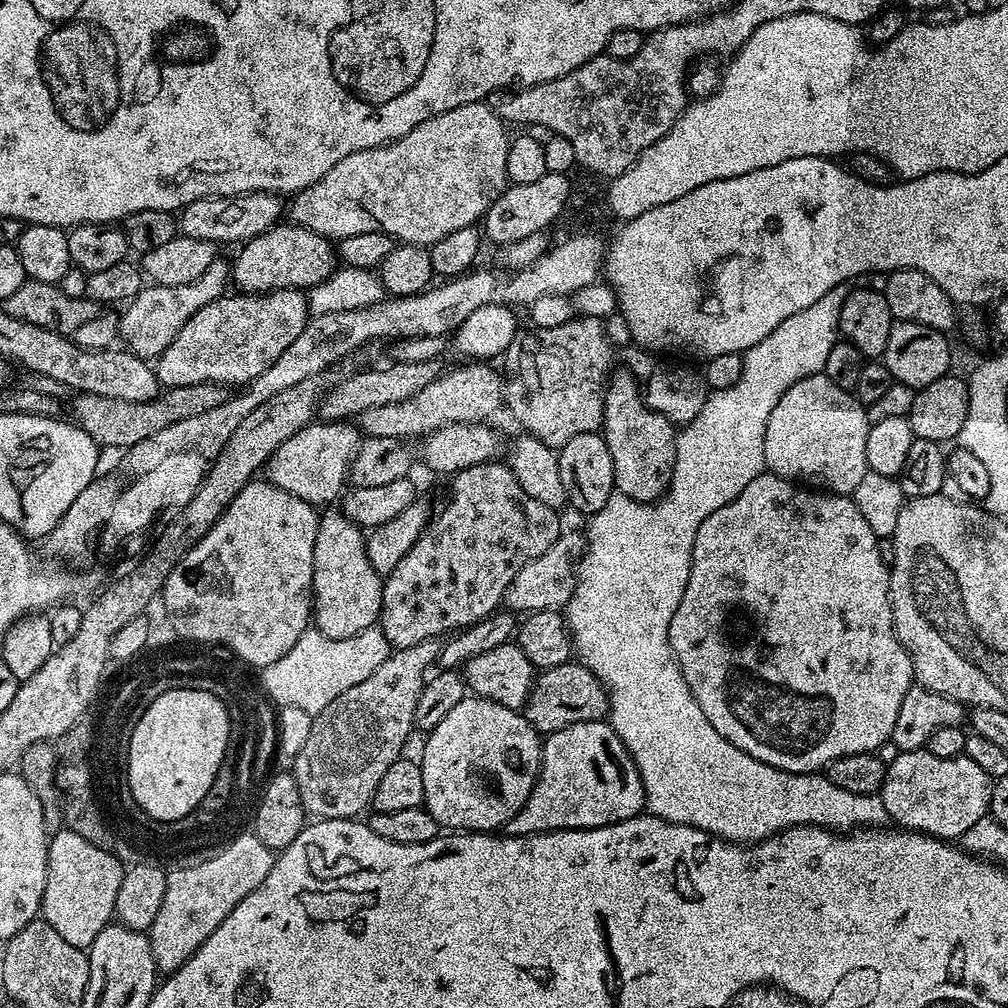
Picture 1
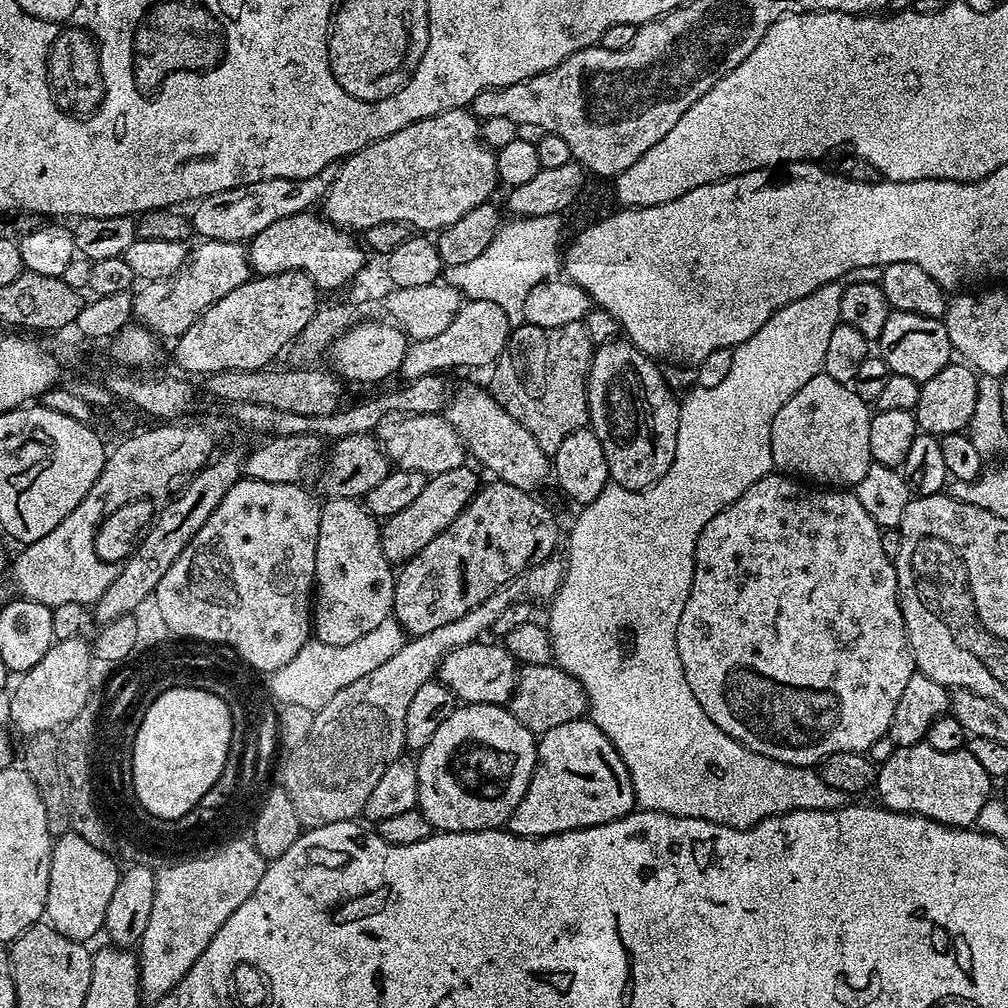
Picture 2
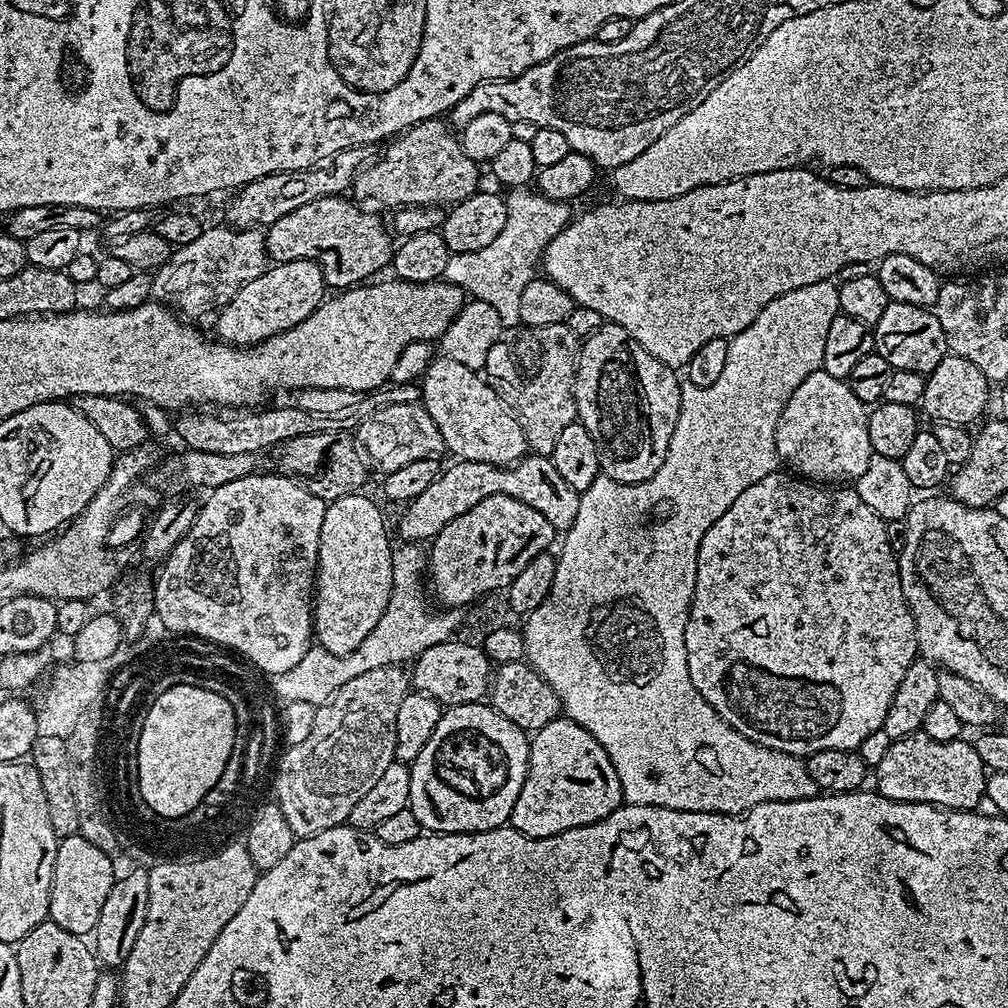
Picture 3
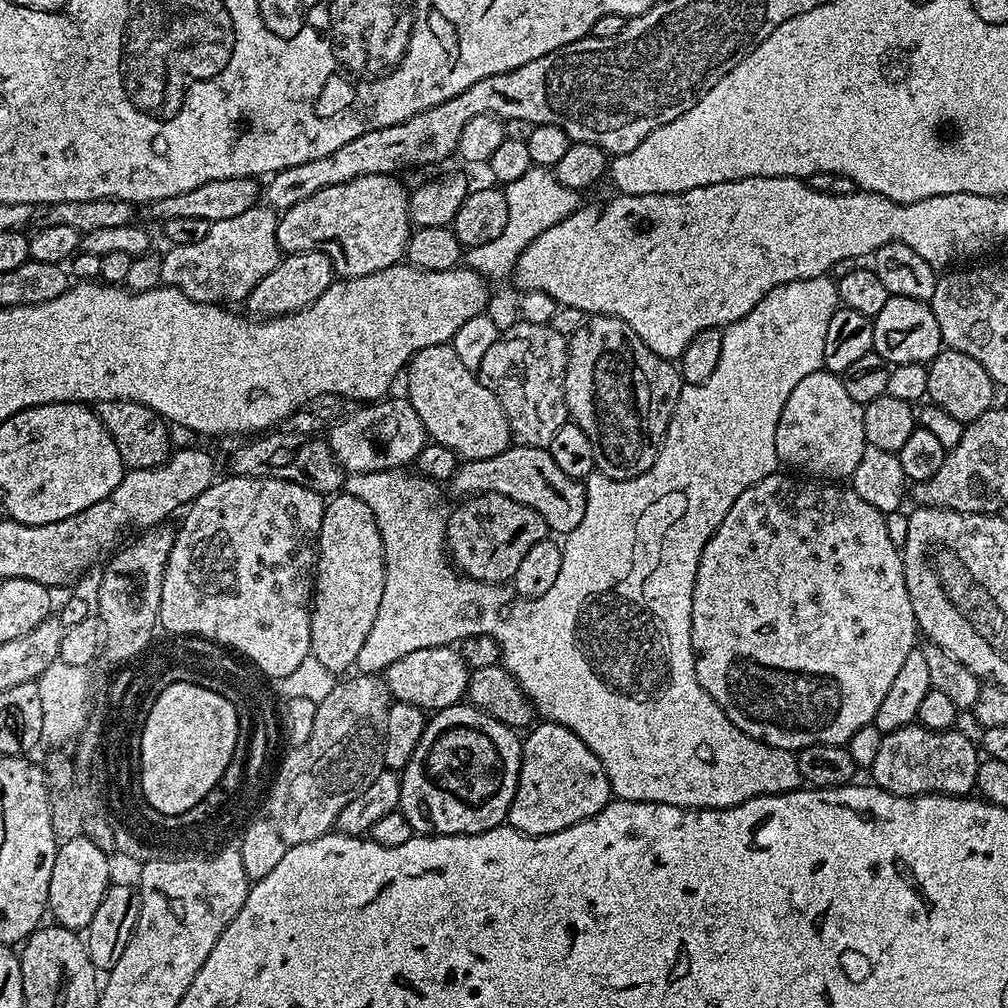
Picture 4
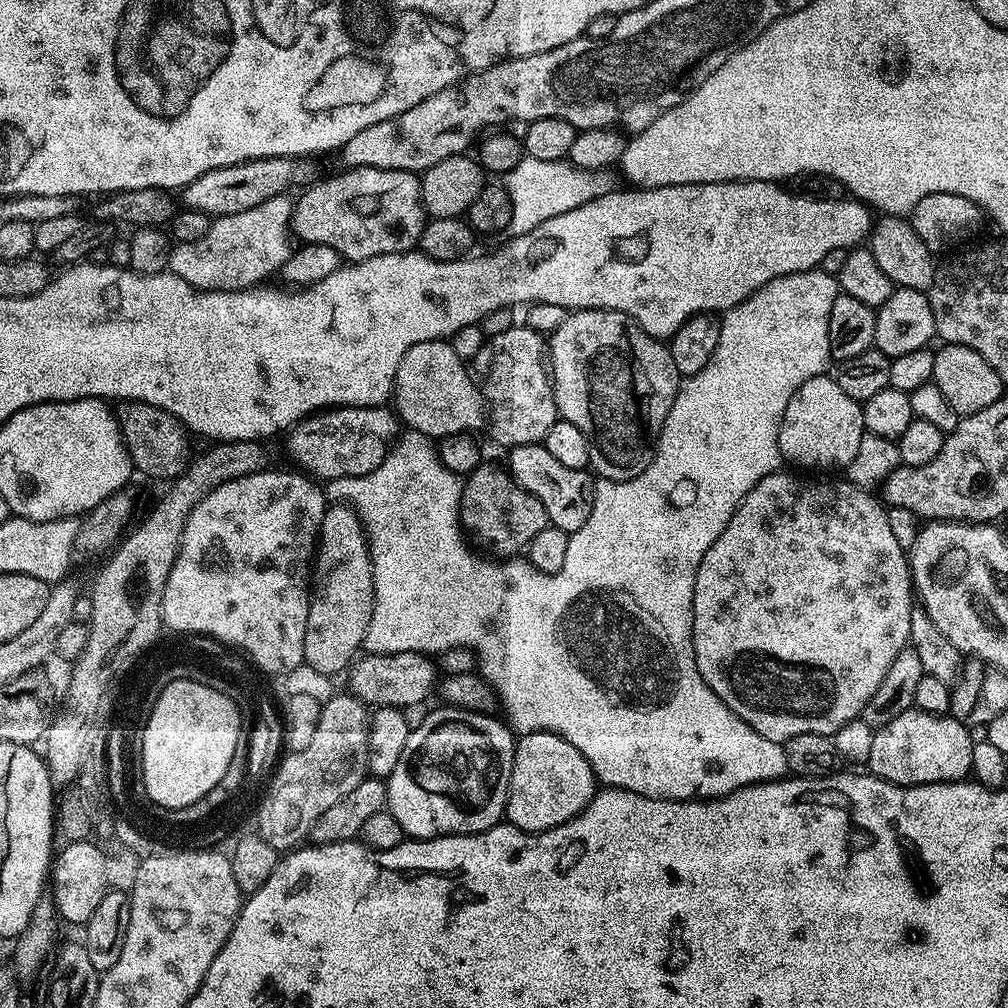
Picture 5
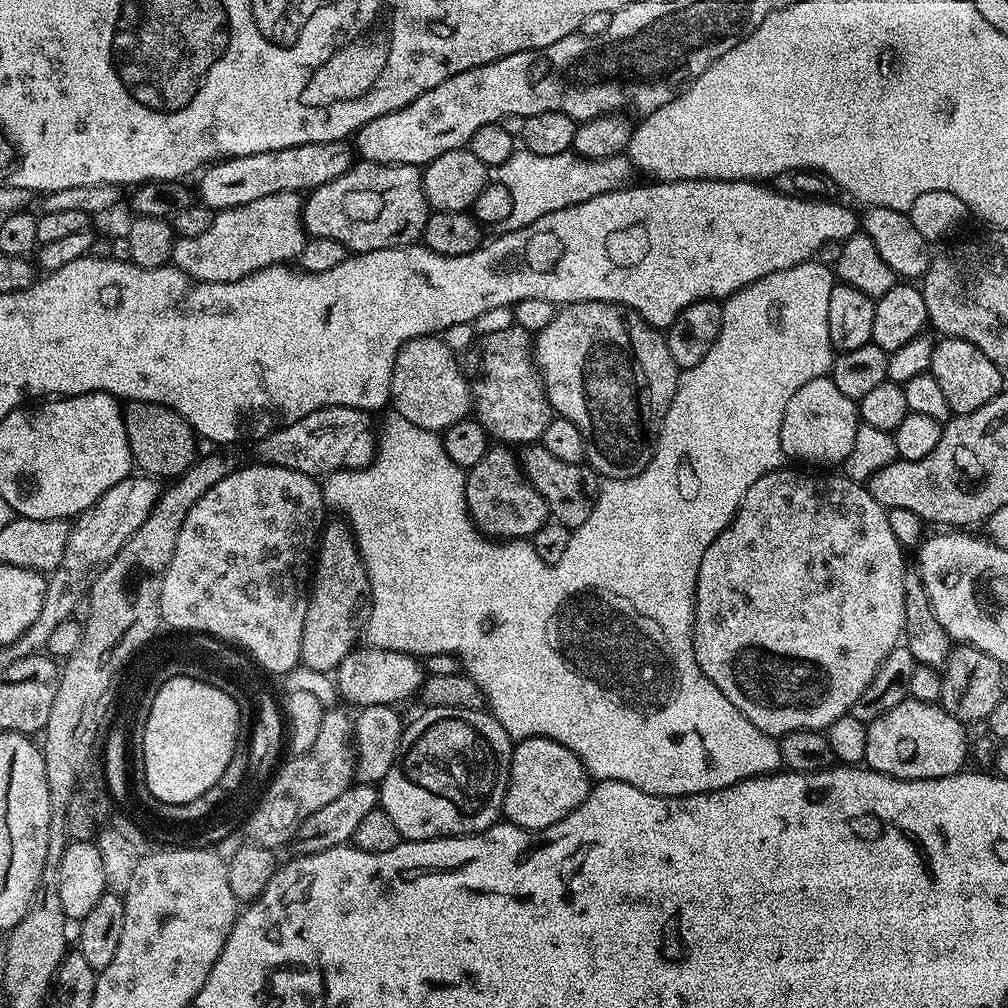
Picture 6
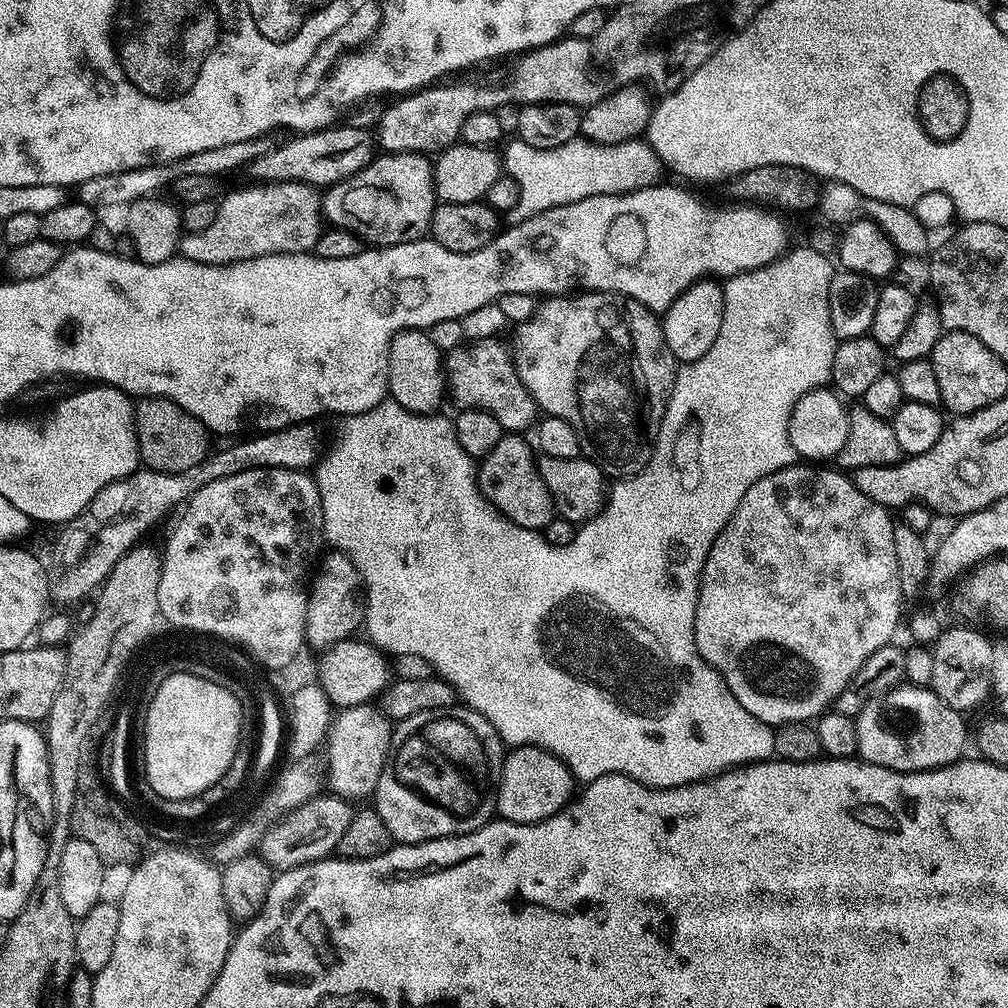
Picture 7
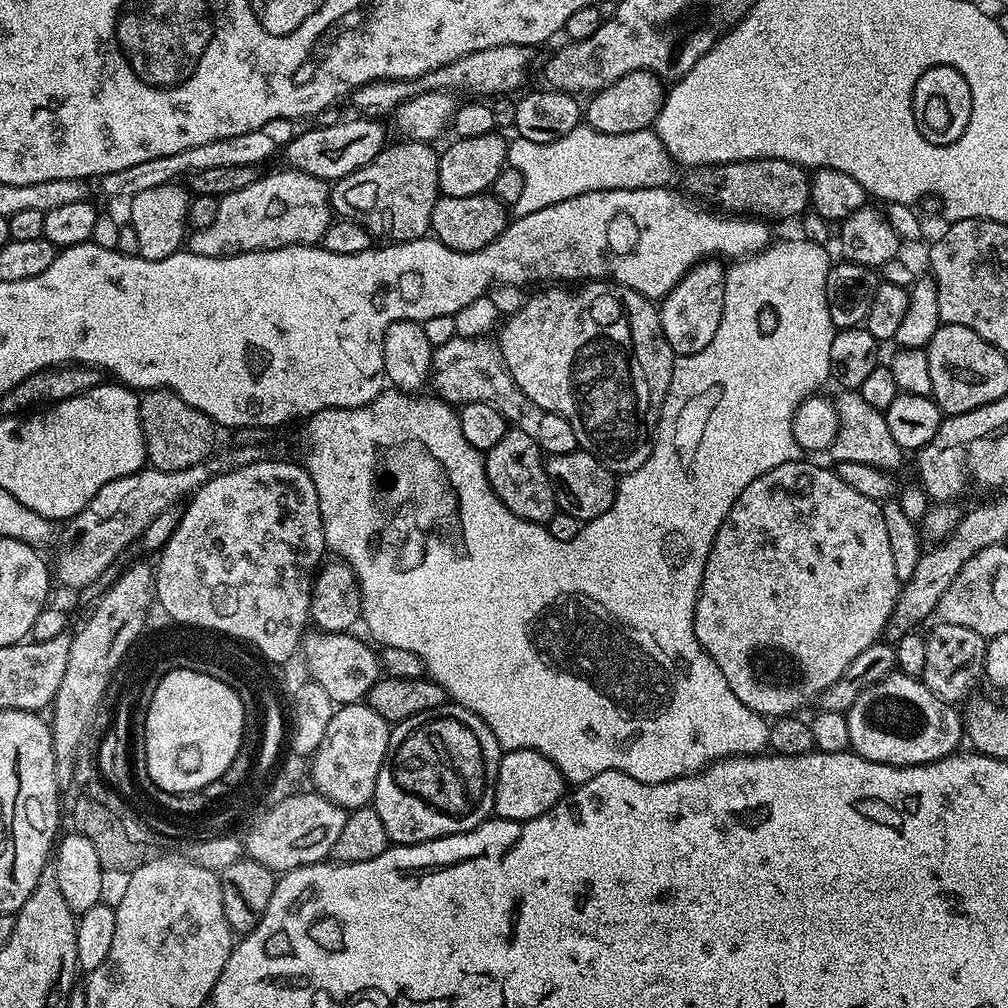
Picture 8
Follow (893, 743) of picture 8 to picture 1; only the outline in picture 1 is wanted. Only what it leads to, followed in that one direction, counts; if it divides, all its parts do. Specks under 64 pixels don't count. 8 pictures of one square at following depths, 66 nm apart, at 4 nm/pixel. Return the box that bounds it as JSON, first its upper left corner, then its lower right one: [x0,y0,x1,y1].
[878,747,993,842]

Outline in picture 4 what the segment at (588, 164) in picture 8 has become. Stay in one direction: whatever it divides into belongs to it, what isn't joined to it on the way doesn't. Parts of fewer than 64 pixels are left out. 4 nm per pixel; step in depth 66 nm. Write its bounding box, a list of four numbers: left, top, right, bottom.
[462,167,581,278]

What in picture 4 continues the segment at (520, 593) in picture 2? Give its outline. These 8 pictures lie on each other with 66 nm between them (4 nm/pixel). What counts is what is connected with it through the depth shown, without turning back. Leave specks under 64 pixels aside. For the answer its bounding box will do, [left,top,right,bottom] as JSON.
[268,674,390,846]

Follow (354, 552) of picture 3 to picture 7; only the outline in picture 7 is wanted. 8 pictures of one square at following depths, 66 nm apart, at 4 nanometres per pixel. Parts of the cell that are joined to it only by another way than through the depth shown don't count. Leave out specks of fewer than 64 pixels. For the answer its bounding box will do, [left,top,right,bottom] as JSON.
[304,550,366,652]

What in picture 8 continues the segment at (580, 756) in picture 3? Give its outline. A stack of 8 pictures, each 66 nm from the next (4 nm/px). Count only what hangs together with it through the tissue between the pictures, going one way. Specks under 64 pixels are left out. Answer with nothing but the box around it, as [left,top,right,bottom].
[494,748,566,820]

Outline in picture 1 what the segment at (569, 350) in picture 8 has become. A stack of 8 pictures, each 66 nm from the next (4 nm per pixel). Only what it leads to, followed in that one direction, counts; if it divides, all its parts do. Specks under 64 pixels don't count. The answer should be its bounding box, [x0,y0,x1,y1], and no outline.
[602,372,678,504]

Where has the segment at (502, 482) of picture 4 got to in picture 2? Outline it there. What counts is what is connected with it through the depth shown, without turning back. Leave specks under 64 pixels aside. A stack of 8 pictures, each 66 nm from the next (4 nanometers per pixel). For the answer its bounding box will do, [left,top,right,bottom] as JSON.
[380,466,482,566]

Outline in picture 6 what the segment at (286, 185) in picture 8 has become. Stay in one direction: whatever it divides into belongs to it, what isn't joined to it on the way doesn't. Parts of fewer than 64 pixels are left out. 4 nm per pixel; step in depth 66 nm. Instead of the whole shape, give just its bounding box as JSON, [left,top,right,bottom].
[171,192,306,282]

